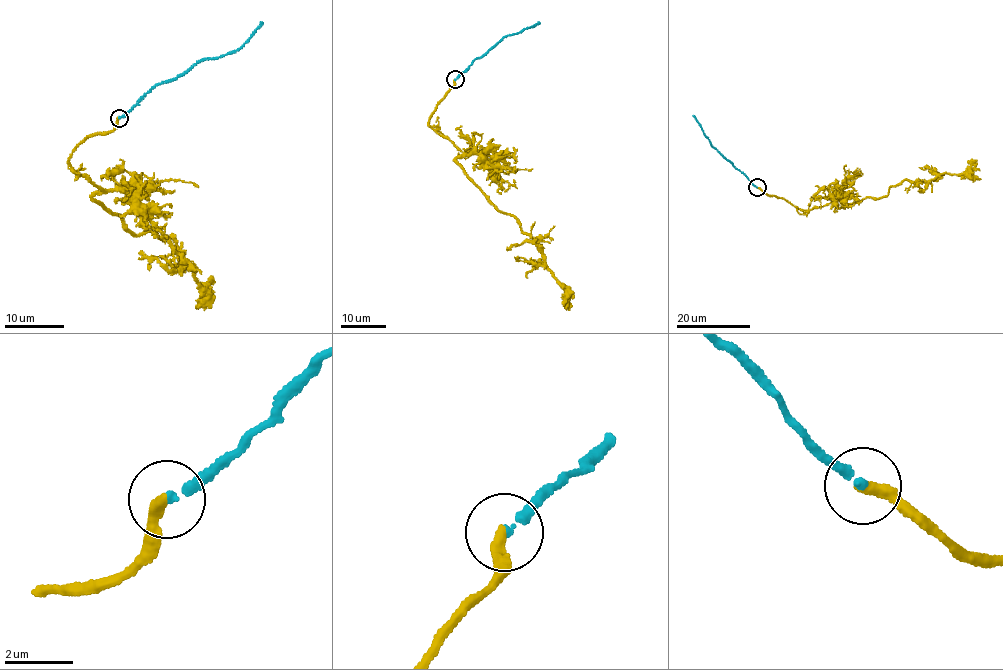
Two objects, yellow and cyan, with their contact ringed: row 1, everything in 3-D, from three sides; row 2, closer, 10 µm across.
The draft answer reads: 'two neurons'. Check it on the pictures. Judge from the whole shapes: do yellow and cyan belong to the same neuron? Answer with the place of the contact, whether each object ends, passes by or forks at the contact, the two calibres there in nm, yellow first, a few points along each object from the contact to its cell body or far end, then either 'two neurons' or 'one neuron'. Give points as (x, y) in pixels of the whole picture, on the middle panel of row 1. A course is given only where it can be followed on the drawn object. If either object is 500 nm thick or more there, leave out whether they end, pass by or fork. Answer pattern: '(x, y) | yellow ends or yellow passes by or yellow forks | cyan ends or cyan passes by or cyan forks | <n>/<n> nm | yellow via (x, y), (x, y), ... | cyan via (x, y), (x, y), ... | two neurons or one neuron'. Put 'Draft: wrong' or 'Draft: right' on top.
Draft: wrong
(455, 79) | yellow ends | cyan ends | 320/200 nm | yellow via (454, 80), (428, 126), (463, 153), (455, 162), (534, 241), (564, 290), (563, 306) | cyan via (454, 80), (506, 36), (518, 34), (539, 21) | one neuron

